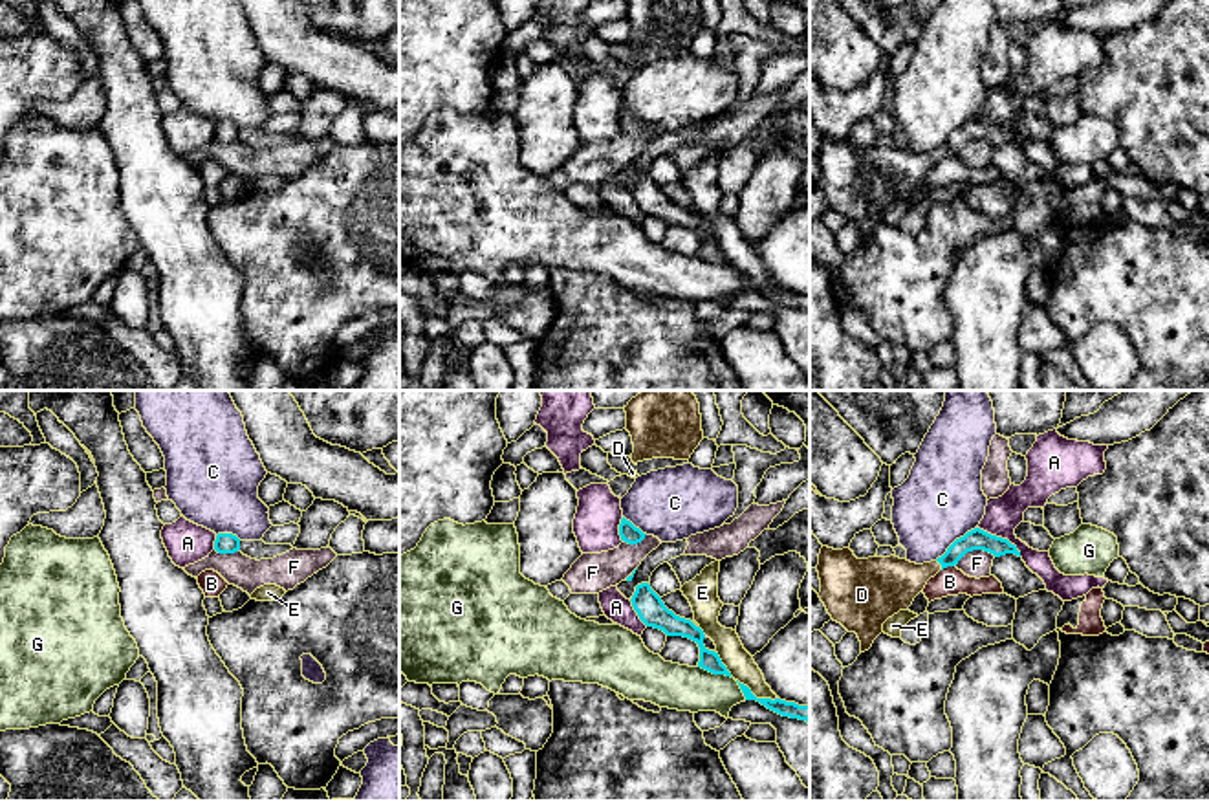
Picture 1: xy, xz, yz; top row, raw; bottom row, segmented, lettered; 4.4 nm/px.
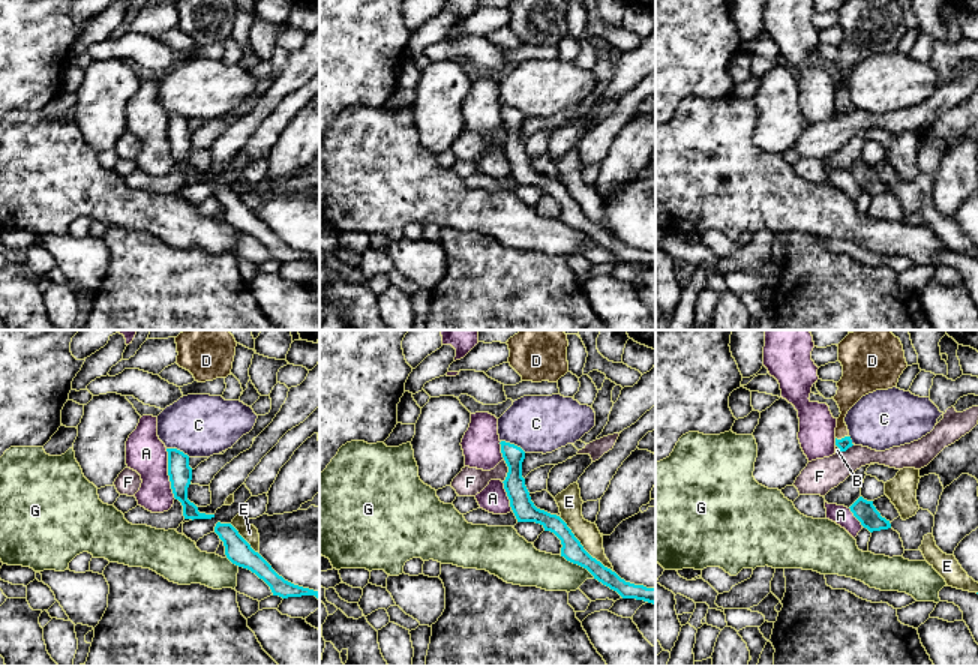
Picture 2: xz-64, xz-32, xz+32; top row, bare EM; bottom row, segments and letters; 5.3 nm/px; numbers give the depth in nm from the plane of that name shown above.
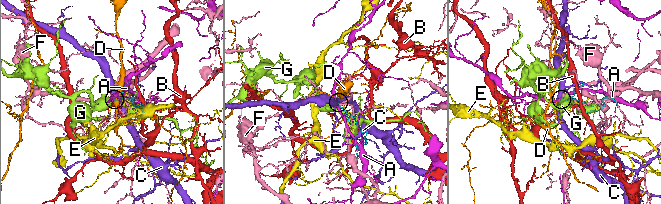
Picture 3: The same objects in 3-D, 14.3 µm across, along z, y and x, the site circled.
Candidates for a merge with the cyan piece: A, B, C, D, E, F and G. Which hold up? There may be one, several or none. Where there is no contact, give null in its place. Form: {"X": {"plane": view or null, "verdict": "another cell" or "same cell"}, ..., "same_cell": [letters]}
{"A": {"plane": "yz", "verdict": "another cell"}, "B": {"plane": "yz", "verdict": "another cell"}, "C": {"plane": "yz", "verdict": "another cell"}, "D": {"plane": "yz", "verdict": "same cell"}, "E": {"plane": "xz", "verdict": "another cell"}, "F": {"plane": "yz", "verdict": "another cell"}, "G": {"plane": "xz", "verdict": "another cell"}, "same_cell": ["D"]}

